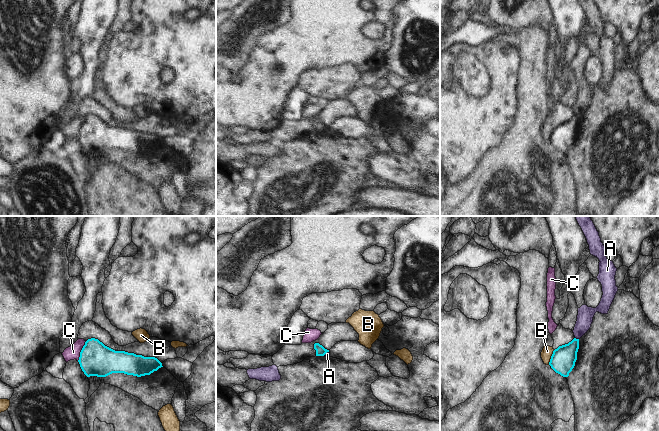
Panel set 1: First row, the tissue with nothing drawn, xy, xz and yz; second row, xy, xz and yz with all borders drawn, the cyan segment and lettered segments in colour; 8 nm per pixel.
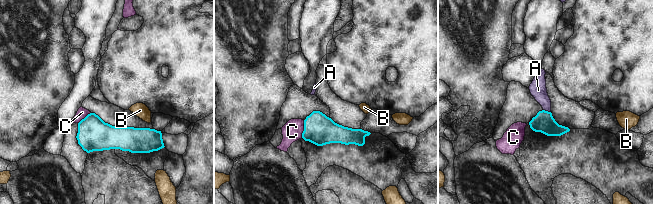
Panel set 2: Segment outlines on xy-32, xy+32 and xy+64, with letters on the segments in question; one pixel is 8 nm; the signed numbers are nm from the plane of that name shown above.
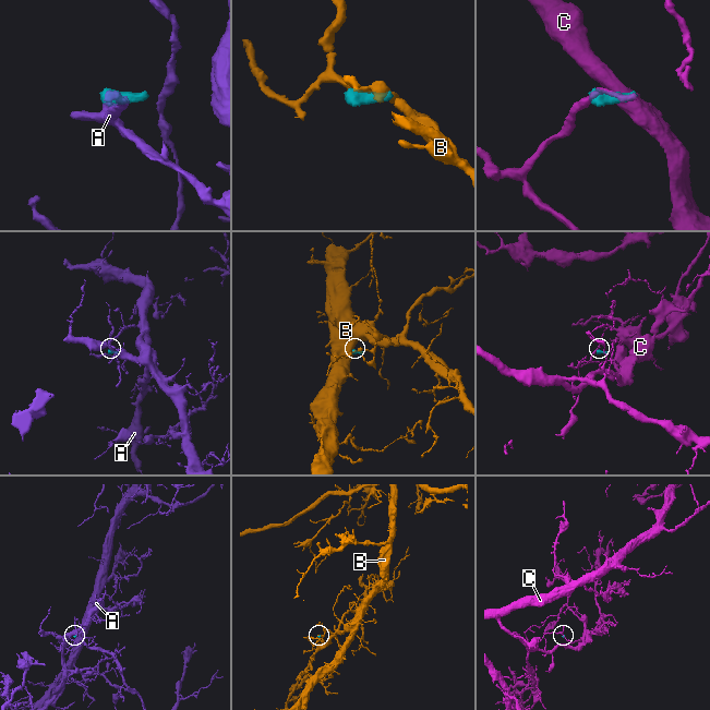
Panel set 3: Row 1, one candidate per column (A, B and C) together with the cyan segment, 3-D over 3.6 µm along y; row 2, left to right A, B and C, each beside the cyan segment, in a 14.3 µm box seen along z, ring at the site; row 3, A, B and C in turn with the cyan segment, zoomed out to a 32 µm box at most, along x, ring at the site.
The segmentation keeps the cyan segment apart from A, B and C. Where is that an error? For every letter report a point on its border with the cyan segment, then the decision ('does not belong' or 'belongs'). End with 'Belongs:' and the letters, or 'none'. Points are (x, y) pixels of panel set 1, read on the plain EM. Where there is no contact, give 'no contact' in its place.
A: yz (577, 115) | does not belong
B: yz (551, 133) | does not belong
C: xy (81, 127) | does not belong
Belongs: none

